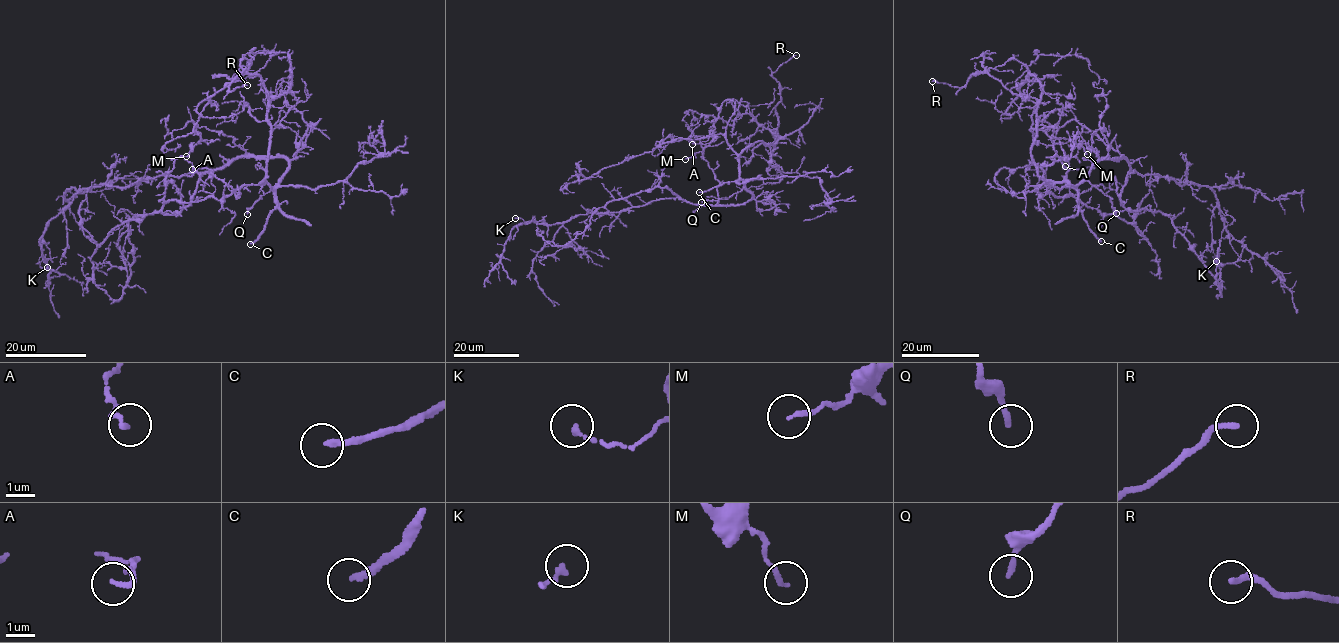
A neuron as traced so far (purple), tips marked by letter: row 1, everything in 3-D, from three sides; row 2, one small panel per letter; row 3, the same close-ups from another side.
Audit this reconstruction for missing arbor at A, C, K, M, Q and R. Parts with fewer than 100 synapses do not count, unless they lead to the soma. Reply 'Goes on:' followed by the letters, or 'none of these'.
Goes on: C

